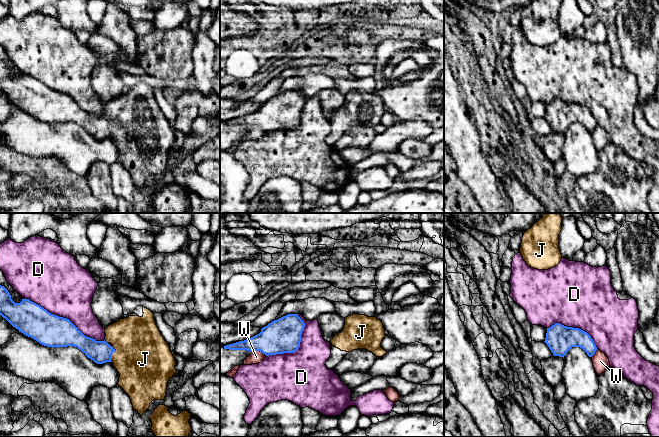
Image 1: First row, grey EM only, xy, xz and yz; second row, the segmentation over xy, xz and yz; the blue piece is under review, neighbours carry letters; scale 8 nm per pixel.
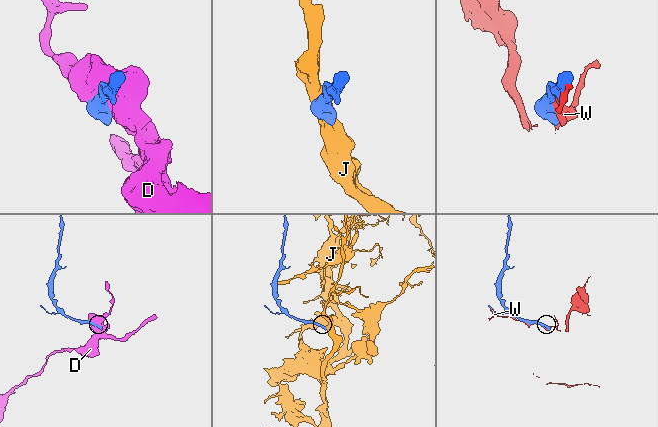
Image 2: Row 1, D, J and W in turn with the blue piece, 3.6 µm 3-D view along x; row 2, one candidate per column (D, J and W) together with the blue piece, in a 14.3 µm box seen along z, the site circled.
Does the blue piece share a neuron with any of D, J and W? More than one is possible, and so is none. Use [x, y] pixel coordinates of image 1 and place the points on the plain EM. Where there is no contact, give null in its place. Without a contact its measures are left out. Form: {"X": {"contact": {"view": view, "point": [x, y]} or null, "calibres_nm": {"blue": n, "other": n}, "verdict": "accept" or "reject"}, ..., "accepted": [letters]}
{"D": {"contact": {"view": "xy", "point": [65, 94]}, "calibres_nm": {"blue": 260, "other": 440}, "verdict": "reject"}, "J": {"contact": {"view": "xy", "point": [112, 129]}, "calibres_nm": {"blue": 180, "other": 460}, "verdict": "accept"}, "W": {"contact": {"view": "xz", "point": [259, 126]}, "calibres_nm": {"blue": 280, "other": 110}, "verdict": "reject"}, "accepted": ["J"]}

